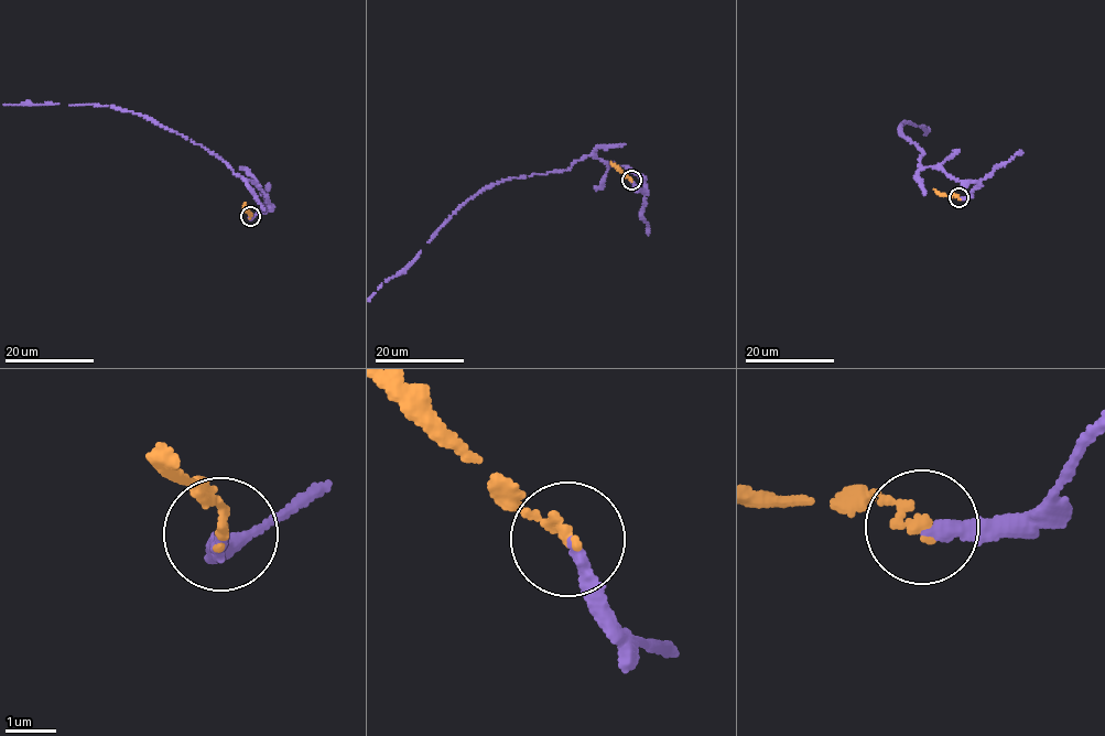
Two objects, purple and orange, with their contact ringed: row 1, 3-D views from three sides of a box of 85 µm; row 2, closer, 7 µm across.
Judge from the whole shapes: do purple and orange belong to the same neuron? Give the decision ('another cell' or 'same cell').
same cell

